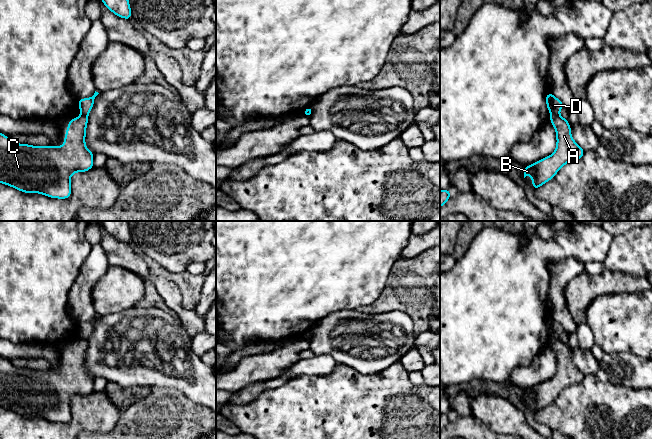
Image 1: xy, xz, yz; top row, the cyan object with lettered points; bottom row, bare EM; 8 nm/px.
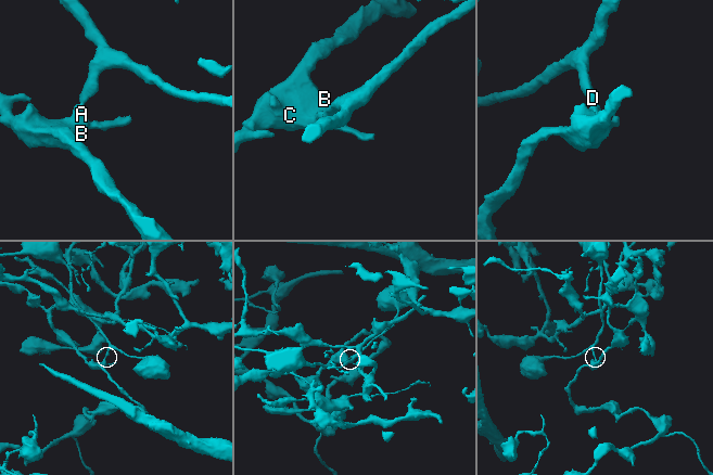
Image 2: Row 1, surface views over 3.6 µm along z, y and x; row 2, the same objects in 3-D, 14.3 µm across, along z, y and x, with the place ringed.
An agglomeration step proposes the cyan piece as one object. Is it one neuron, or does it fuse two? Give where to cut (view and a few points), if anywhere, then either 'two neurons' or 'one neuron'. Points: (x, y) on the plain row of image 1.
yz (558, 338), (551, 340) | two neurons

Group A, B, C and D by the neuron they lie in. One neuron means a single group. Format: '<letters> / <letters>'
A B C / D

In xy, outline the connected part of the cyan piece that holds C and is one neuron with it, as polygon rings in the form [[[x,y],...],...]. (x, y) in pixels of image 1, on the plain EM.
[[[80,339],[68,347],[64,370],[39,371],[17,368],[0,357],[0,407],[25,417],[40,417],[51,422],[67,423],[71,420],[70,402],[75,396],[93,392],[94,378],[85,369],[88,341]]]

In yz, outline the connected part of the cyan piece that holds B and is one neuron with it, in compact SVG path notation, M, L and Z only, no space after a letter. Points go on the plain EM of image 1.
M552 339L550 346L556 354L555 376L532 389L524 390L524 402L527 399L532 400L532 410L535 414L551 404L563 389L581 383L585 377L573 364L568 344L559 339Z

